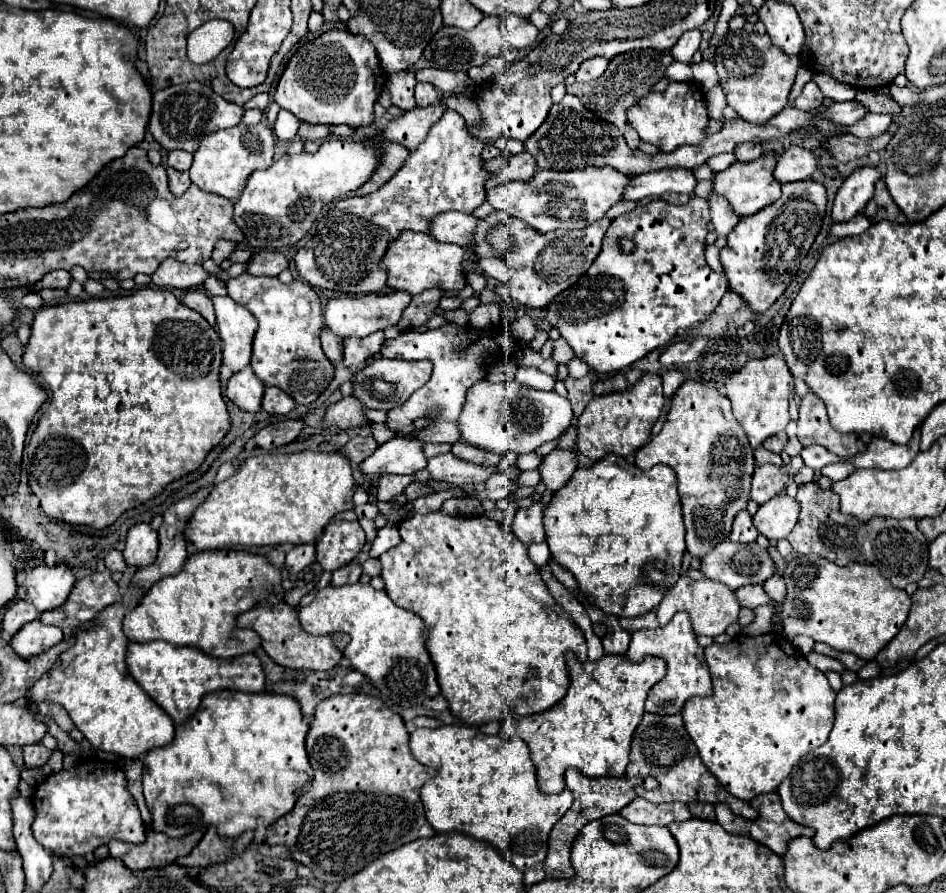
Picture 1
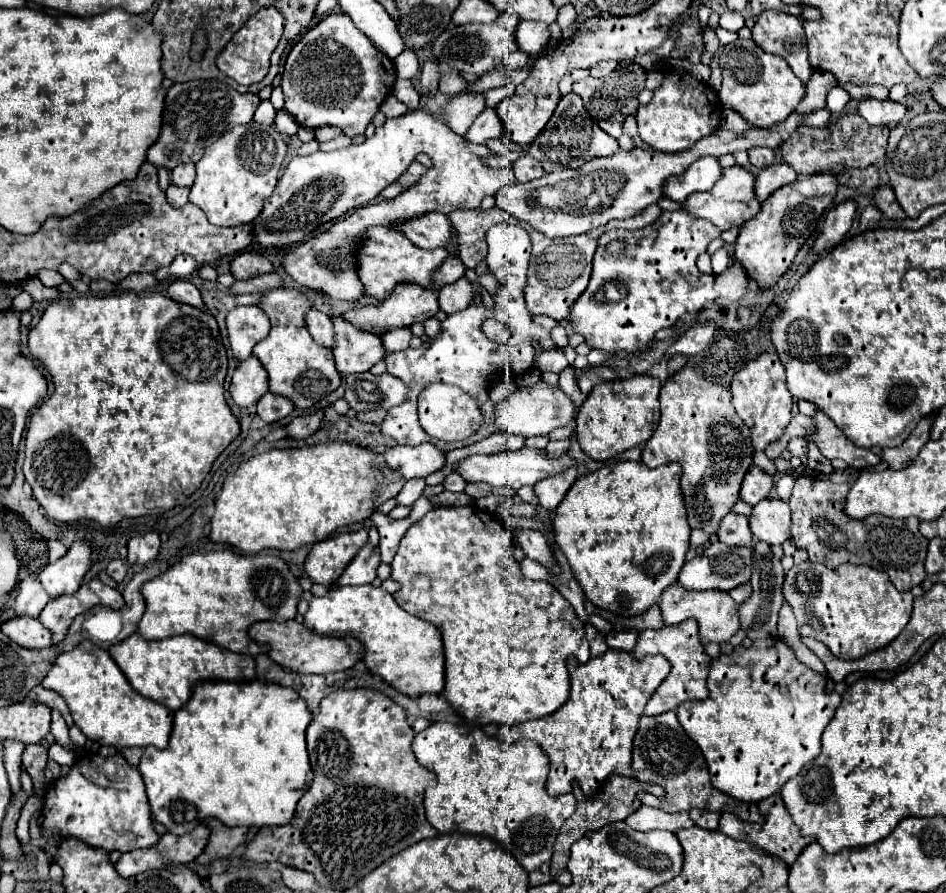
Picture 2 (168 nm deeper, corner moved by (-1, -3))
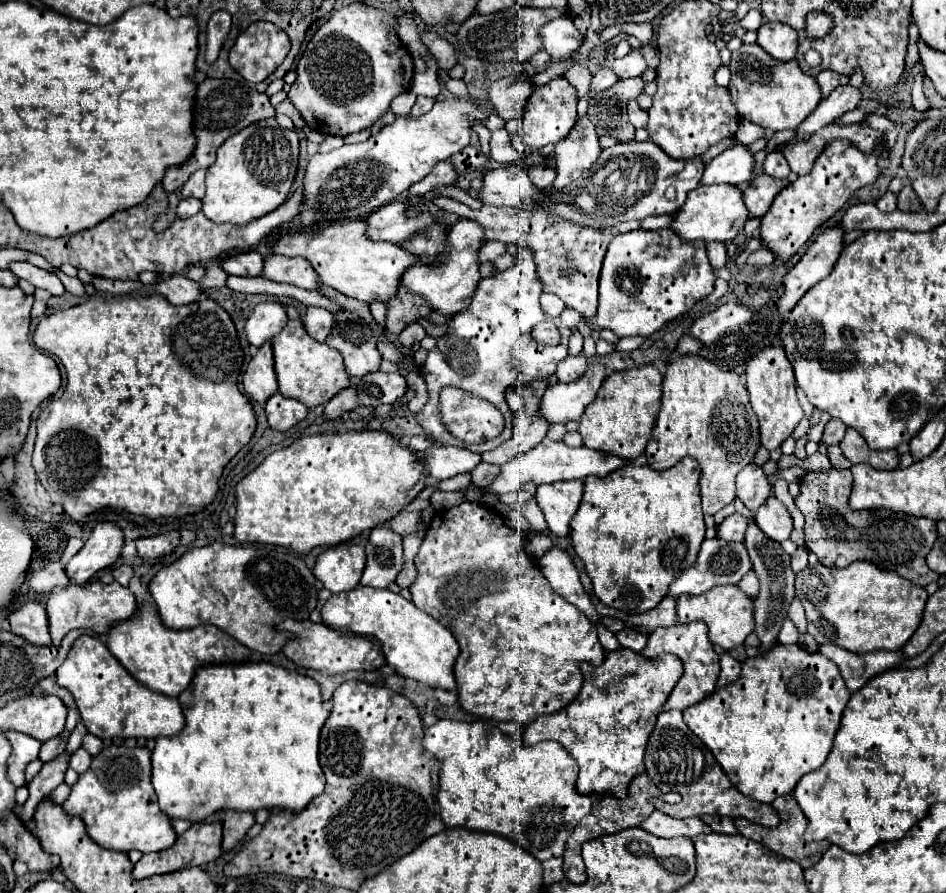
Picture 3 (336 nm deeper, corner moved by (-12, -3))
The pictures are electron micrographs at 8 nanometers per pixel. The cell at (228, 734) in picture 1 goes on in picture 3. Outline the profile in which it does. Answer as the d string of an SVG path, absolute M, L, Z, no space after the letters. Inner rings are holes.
M246 661L246 663L208 663L204 667L198 667L194 673L194 679L190 685L180 693L178 697L186 725L178 735L172 737L158 737L156 747L152 751L152 785L158 795L160 809L170 817L170 819L188 819L192 823L200 823L204 817L220 811L220 809L234 809L234 811L256 811L256 809L270 809L270 807L282 807L282 809L292 809L300 811L304 809L316 795L324 791L324 771L320 767L319 761L319 739L320 729L324 721L328 719L330 711L326 709L320 687L312 677L300 675L296 671L288 671L284 667L266 663L266 661Z

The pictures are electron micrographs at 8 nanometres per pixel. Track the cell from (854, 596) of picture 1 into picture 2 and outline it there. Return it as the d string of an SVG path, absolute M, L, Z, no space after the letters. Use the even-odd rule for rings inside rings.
M811 561L799 563L785 575L783 597L793 607L799 633L825 643L839 659L859 659L887 647L909 623L913 609L911 591L897 591L885 573L851 563L837 569Z

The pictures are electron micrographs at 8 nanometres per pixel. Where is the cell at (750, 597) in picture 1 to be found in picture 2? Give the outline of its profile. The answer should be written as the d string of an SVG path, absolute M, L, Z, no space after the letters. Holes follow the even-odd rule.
M745 583L745 585L741 585L741 587L735 587L729 595L733 597L733 601L735 601L735 603L739 603L739 605L741 605L741 603L745 603L745 601L751 597L751 591L753 591L753 589L751 589L751 585L749 585L749 583Z

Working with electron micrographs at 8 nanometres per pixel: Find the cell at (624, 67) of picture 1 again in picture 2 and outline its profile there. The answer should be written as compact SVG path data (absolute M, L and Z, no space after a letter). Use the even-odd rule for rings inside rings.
M629 61L629 65L619 63L617 71L613 71L609 77L605 79L593 79L587 77L583 81L573 83L573 93L577 93L583 99L585 109L589 111L589 115L593 115L593 121L607 133L613 133L615 137L621 135L623 129L623 121L629 115L635 115L639 109L639 101L637 95L641 89L645 89L645 81L647 81L647 71L639 65Z

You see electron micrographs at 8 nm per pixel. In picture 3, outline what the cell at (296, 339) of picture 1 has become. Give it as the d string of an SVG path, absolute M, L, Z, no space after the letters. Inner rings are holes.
M300 319L288 321L288 325L272 339L272 347L278 389L284 397L298 399L308 409L314 409L318 405L326 405L334 395L350 387L350 377L344 371L342 355L326 343L318 343L312 337L308 337Z

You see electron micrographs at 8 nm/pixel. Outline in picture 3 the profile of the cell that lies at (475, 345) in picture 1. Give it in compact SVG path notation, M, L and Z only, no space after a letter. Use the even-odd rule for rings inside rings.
M520 249L520 255L514 263L514 267L498 273L496 277L482 279L478 285L478 291L468 305L468 309L460 311L452 317L452 335L444 335L438 339L438 345L428 351L428 359L422 367L424 381L428 385L430 399L426 407L416 415L416 421L426 429L428 437L434 439L440 445L456 445L470 449L474 453L484 453L490 449L496 449L512 435L512 423L514 413L508 407L504 393L512 387L522 387L536 379L546 379L554 373L556 363L568 357L568 337L570 329L562 323L558 323L560 329L560 343L558 345L546 345L532 337L532 327L538 321L544 321L546 315L540 309L540 293L542 283L536 275L536 265L532 259L532 251ZM444 387L458 387L464 389L488 403L492 403L502 415L504 415L504 429L502 433L486 441L482 445L468 445L460 439L456 439L450 431L446 431L442 419L440 419L440 391Z

